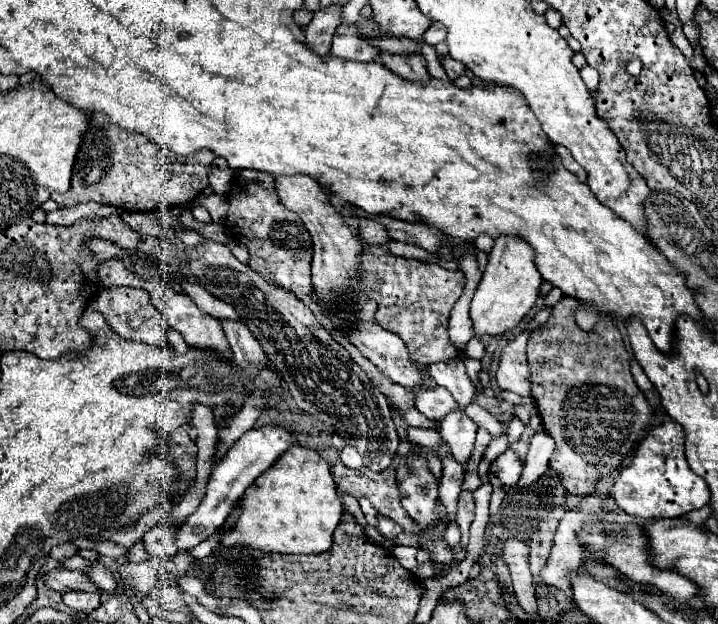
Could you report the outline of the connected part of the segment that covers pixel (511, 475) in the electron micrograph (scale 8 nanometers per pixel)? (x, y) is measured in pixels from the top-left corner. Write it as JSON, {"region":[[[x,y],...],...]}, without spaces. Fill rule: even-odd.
{"region":[[[507,448],[493,464],[491,464],[491,472],[495,472],[495,476],[505,484],[505,486],[513,486],[517,484],[517,480],[523,474],[523,462],[517,456],[515,450]]]}

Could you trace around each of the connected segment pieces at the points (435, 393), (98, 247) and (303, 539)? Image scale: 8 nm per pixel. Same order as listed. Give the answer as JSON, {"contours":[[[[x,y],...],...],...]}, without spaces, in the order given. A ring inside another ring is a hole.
{"contours":[[[[435,386],[435,388],[419,390],[417,396],[415,396],[415,406],[429,420],[441,420],[445,414],[455,410],[457,402],[447,388]]],[[[89,240],[89,248],[93,250],[95,258],[99,258],[99,260],[109,260],[109,258],[117,258],[117,256],[125,254],[125,250],[121,250],[119,246],[115,246],[111,242],[105,242],[105,240]]],[[[289,448],[243,494],[243,512],[235,528],[223,536],[227,548],[247,544],[269,554],[321,554],[333,544],[333,532],[341,522],[343,504],[329,464],[311,448]]]]}

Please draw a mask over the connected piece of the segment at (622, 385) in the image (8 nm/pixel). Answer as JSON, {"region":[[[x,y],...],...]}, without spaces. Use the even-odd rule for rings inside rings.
{"region":[[[563,296],[559,300],[547,324],[531,334],[531,340],[527,344],[527,362],[531,370],[531,394],[537,402],[545,432],[551,434],[557,442],[549,464],[561,476],[563,486],[569,494],[587,496],[595,488],[599,472],[615,468],[619,452],[631,448],[631,444],[639,438],[639,432],[647,428],[653,408],[645,402],[643,392],[637,388],[629,372],[629,354],[613,320],[601,314],[595,328],[591,332],[585,332],[575,322],[575,312],[581,304],[583,302],[575,300],[573,296]]]}

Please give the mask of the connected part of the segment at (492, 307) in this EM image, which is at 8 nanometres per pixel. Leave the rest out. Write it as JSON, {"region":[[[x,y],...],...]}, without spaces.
{"region":[[[501,234],[495,240],[487,268],[471,302],[471,320],[475,334],[495,336],[513,330],[523,320],[523,316],[535,306],[541,284],[543,278],[539,276],[539,270],[535,266],[535,250],[531,248],[531,244],[519,236]]]}

